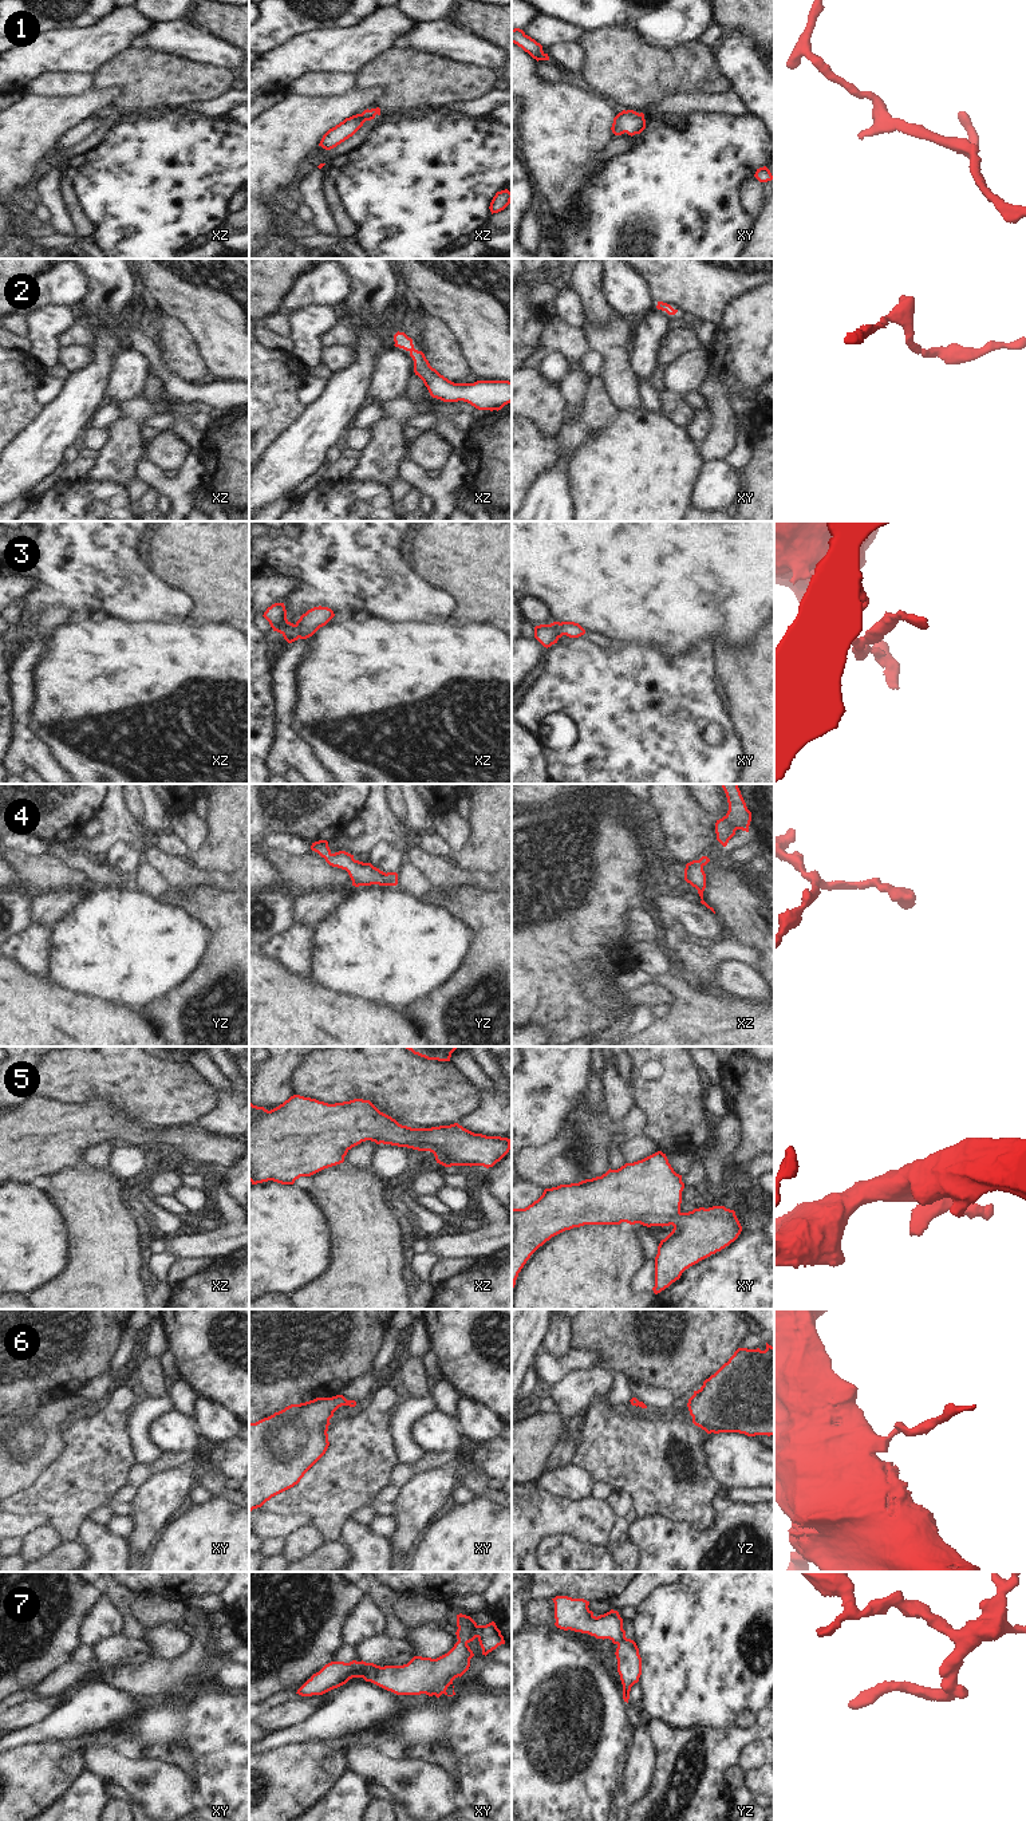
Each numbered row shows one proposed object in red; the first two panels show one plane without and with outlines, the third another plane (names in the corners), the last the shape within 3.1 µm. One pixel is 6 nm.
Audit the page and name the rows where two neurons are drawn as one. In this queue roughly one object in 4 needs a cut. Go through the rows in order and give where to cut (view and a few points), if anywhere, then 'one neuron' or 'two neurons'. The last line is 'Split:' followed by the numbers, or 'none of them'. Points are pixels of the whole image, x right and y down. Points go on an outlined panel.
1: no cut; one neuron
2: no cut; one neuron
3: no cut; one neuron
4: no cut; one neuron
5: no cut; one neuron
6: no cut; one neuron
7: no cut; one neuron
Split: none of them

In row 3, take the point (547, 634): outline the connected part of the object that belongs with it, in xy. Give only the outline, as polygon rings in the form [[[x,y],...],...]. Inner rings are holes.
[[[553,622],[534,627],[534,638],[546,649],[557,643],[563,635],[579,638],[584,634],[585,630],[575,622]]]

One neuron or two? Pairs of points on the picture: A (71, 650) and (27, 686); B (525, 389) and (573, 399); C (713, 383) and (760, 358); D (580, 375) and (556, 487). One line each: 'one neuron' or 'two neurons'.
A: two neurons
B: two neurons
C: two neurons
D: one neuron

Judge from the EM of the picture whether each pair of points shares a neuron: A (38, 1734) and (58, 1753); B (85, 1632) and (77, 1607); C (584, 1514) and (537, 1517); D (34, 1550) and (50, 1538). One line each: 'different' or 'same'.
A: different
B: different
C: same
D: same

